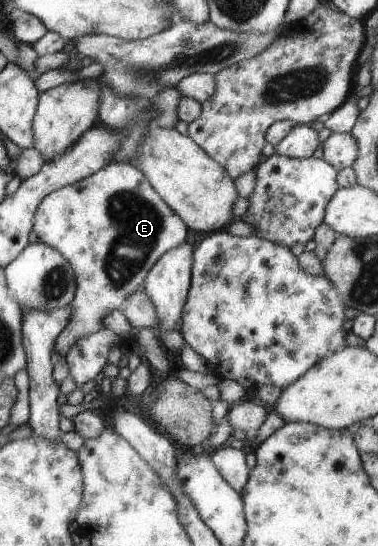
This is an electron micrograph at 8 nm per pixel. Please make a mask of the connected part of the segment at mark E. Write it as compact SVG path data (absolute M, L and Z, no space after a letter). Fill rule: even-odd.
M118 162L105 165L103 168L100 168L97 172L90 174L89 176L83 177L78 181L72 182L71 184L62 186L49 194L46 194L35 207L33 216L32 216L32 230L37 236L40 243L50 246L52 249L62 254L62 257L71 265L71 268L74 272L74 284L75 290L74 295L70 298L68 307L69 307L69 318L66 322L65 328L57 335L57 338L54 342L54 354L56 358L60 358L65 354L77 341L98 331L102 325L101 320L111 312L113 309L120 310L122 302L131 294L136 291L143 290L144 278L147 274L147 271L153 266L153 263L163 254L166 250L177 246L177 243L183 242L185 236L187 236L187 227L185 223L163 202L163 199L153 190L153 187L149 184L149 181L145 180L145 177L135 166Z

